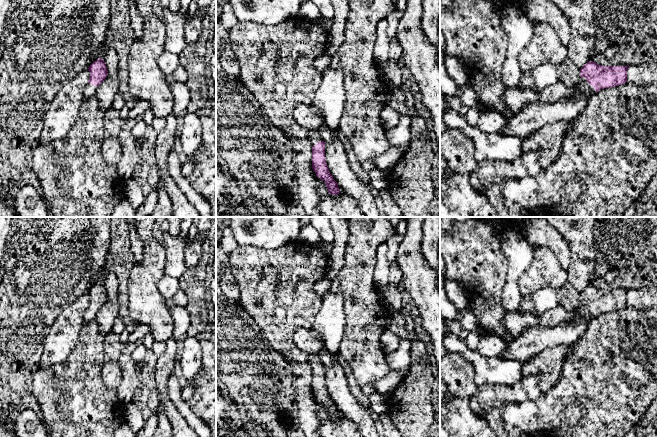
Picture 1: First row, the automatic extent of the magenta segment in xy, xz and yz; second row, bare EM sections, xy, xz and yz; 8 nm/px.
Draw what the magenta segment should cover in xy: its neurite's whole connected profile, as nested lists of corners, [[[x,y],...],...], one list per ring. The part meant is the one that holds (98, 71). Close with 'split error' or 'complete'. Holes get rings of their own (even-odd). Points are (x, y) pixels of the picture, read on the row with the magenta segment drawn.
[[[102,58],[94,61],[88,68],[90,78],[88,84],[84,88],[83,99],[95,95],[97,87],[106,79],[108,71]]]; split error

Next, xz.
[[[309,131],[307,139],[312,145],[312,169],[316,176],[325,182],[328,192],[332,195],[340,193],[337,182],[330,174],[325,158],[325,142],[320,131]]]; split error

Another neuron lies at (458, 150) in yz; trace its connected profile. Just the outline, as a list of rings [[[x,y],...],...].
[[[447,128],[440,134],[440,154],[453,173],[470,175],[477,166],[473,142],[459,129]]]

